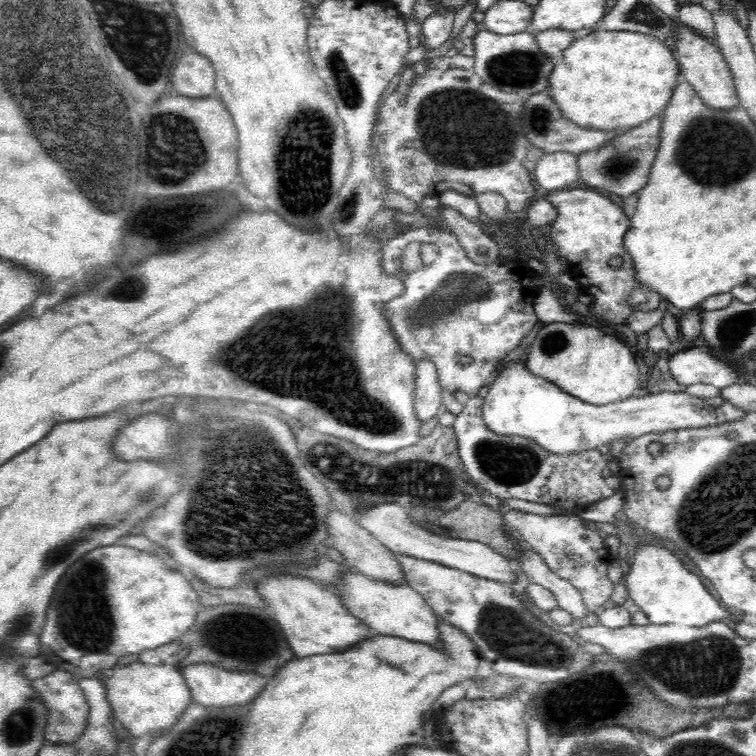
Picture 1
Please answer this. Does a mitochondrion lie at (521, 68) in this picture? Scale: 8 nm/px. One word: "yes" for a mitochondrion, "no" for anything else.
yes

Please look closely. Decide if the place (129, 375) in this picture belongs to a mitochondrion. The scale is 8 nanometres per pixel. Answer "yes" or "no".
no

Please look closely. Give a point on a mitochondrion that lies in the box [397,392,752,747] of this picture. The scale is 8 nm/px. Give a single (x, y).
(709, 665)

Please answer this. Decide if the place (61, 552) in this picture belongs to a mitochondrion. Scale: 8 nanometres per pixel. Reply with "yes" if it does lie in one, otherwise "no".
yes

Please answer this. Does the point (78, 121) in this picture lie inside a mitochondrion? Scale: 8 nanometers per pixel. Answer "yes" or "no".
yes

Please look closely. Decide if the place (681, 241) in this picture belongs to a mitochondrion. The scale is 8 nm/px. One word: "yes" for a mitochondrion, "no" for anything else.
no

